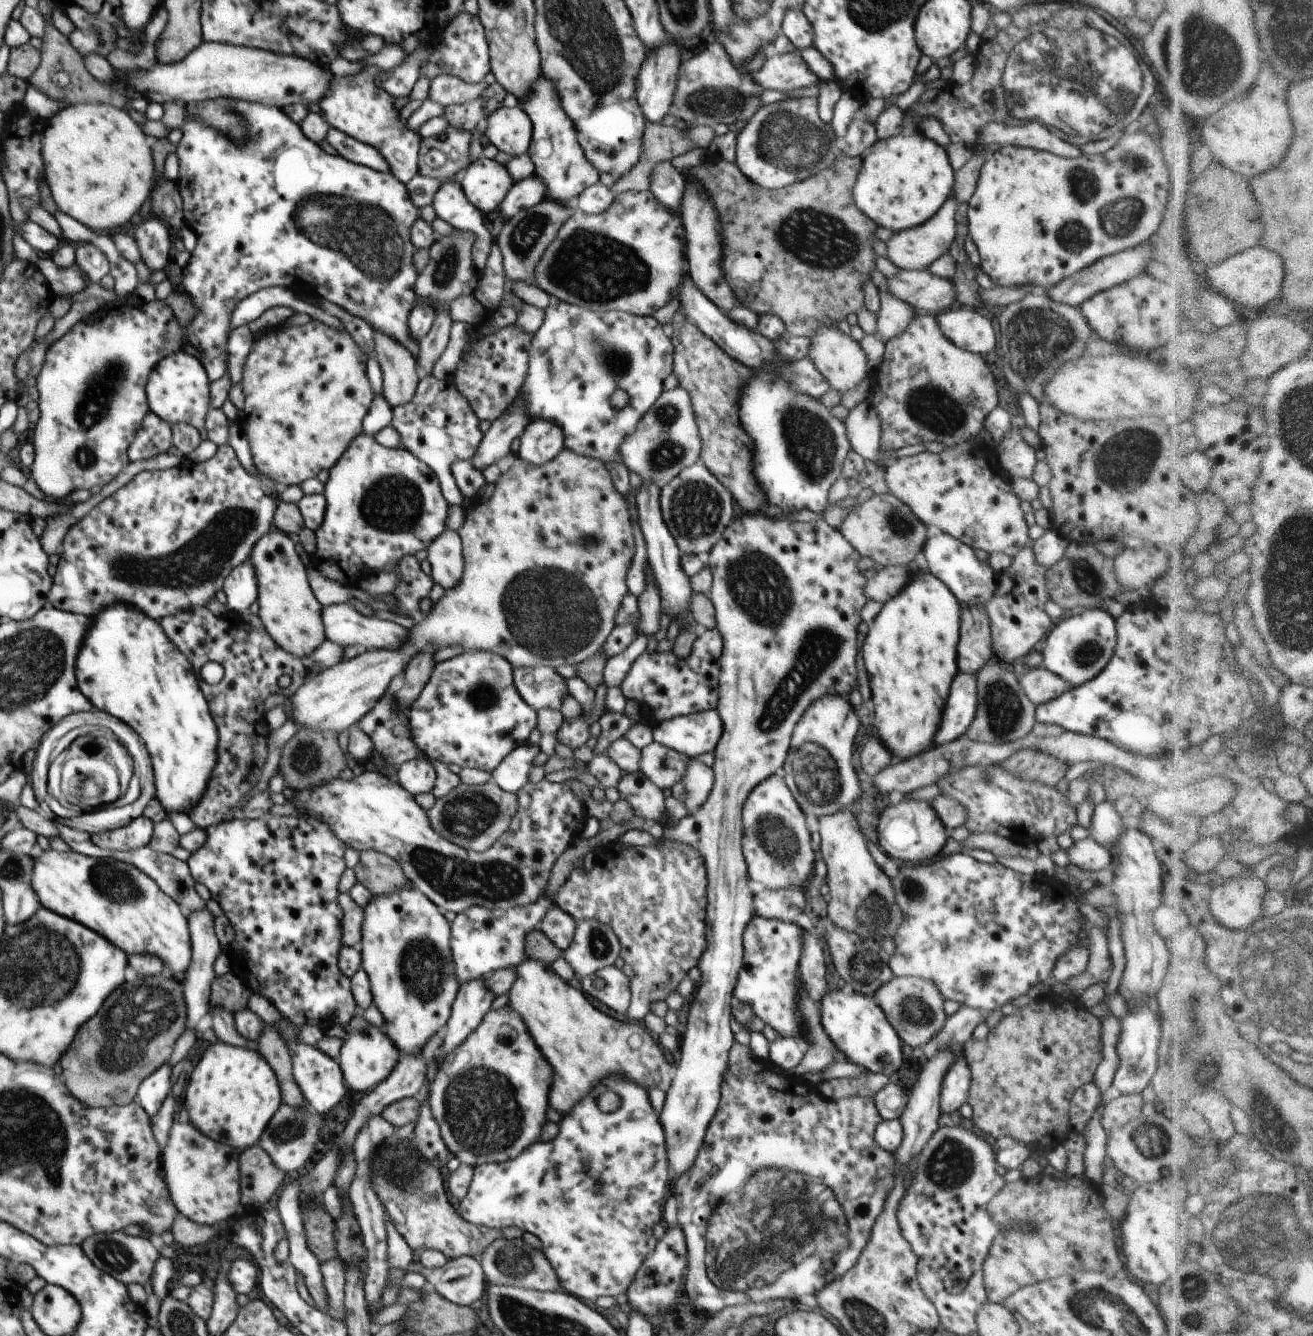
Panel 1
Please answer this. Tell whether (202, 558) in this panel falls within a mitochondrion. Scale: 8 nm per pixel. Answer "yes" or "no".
yes

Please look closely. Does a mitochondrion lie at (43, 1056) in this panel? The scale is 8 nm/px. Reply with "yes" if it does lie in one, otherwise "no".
no

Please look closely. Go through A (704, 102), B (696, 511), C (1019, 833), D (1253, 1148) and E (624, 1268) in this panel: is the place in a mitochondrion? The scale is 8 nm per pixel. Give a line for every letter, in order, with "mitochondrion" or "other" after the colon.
A: mitochondrion
B: mitochondrion
C: other
D: other
E: other

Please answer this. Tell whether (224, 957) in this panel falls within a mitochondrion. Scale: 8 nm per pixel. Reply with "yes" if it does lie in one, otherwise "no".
no

